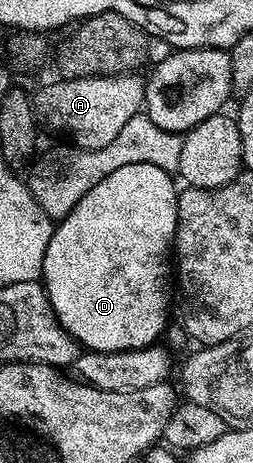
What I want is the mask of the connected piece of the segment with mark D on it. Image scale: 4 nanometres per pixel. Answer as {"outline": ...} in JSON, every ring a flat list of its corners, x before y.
{"outline":[[134,164,122,169,116,169,104,177,98,184,92,185,80,197,78,204,60,219,54,228,54,235,48,241,48,249,44,253,42,279,46,288,46,296,59,325,67,331,76,342,87,351,103,351,116,353,117,351,135,351,141,347,155,346,165,336,170,319,170,283,172,287,172,248,176,243,178,233,178,197,179,188,174,188,175,176,169,171,160,169,160,165]]}

